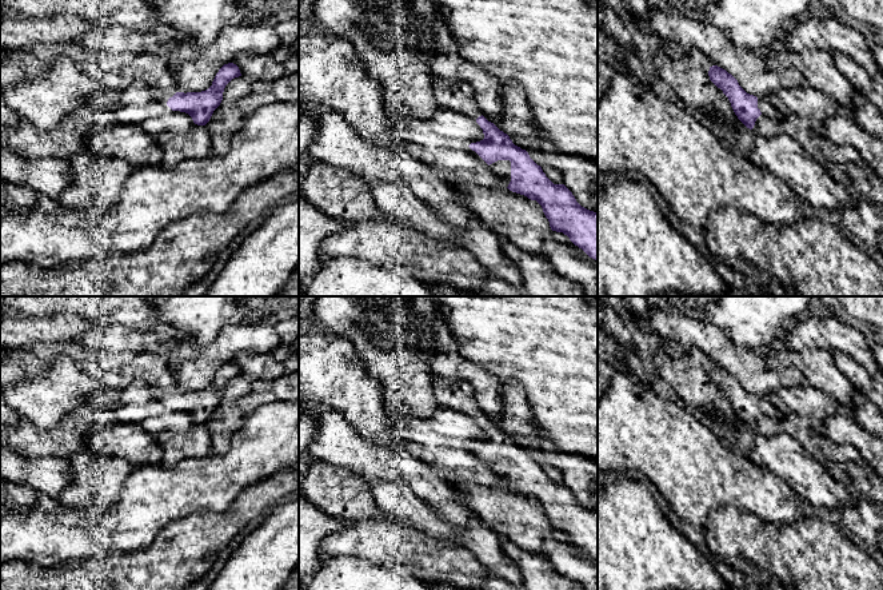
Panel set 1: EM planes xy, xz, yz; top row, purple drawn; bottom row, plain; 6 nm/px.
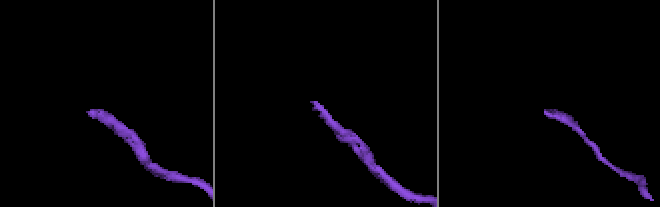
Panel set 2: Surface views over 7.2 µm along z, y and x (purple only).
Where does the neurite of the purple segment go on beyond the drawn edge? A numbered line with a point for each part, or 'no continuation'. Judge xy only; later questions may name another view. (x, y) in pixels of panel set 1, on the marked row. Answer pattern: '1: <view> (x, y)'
1: xy (160, 95)

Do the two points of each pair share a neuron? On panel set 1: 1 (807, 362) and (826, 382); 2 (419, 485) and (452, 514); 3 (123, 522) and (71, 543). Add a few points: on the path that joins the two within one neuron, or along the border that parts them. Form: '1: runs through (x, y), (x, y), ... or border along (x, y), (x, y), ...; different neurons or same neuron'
1: runs through (812, 367), (822, 377); same neuron
2: runs through (427, 489), (444, 506); same neuron
3: runs through (110, 529), (106, 531), (84, 533); same neuron

